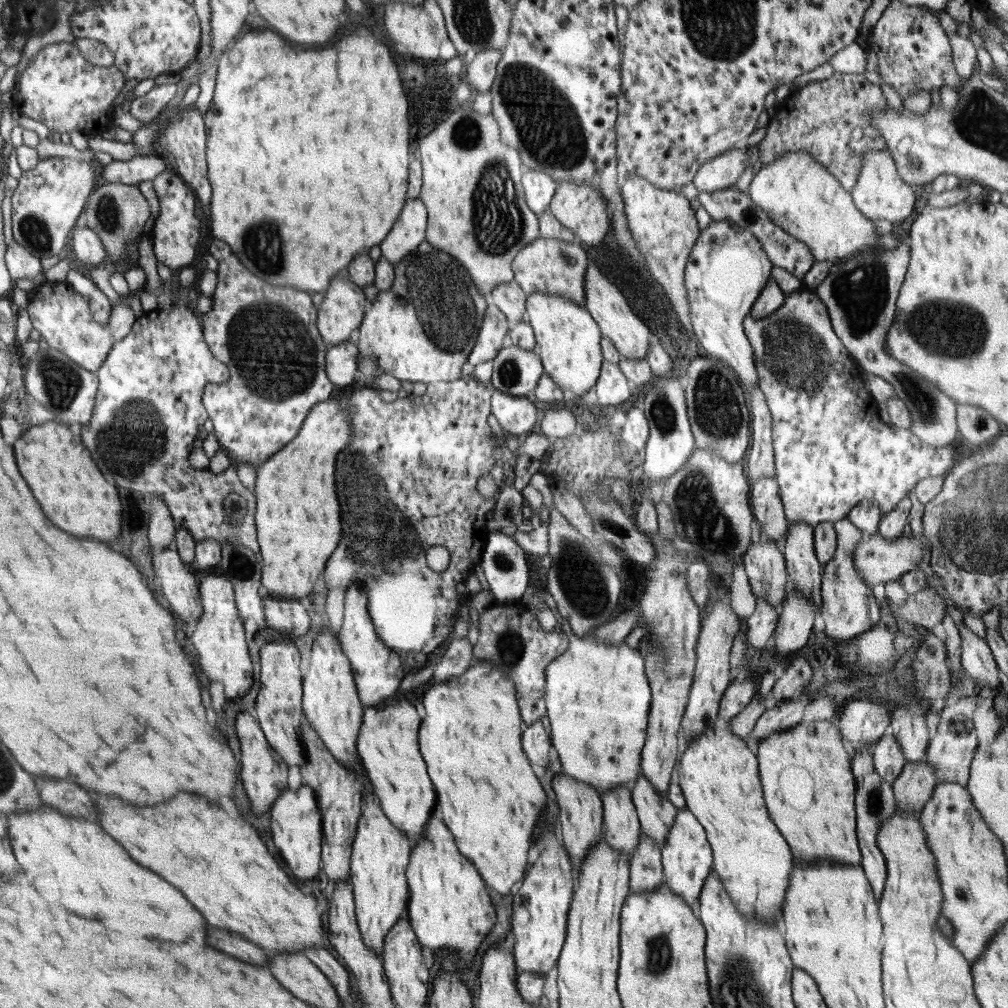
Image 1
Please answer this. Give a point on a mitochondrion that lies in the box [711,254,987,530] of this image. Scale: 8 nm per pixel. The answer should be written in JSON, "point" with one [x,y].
{"point":[797,356]}

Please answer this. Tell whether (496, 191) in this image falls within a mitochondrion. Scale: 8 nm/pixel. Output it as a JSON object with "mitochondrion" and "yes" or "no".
{"mitochondrion":"yes"}

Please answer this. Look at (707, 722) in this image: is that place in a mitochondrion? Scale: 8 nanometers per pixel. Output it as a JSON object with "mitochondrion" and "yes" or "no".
{"mitochondrion":"no"}

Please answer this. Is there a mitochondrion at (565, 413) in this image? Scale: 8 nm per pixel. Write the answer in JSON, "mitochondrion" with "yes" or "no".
{"mitochondrion":"no"}

